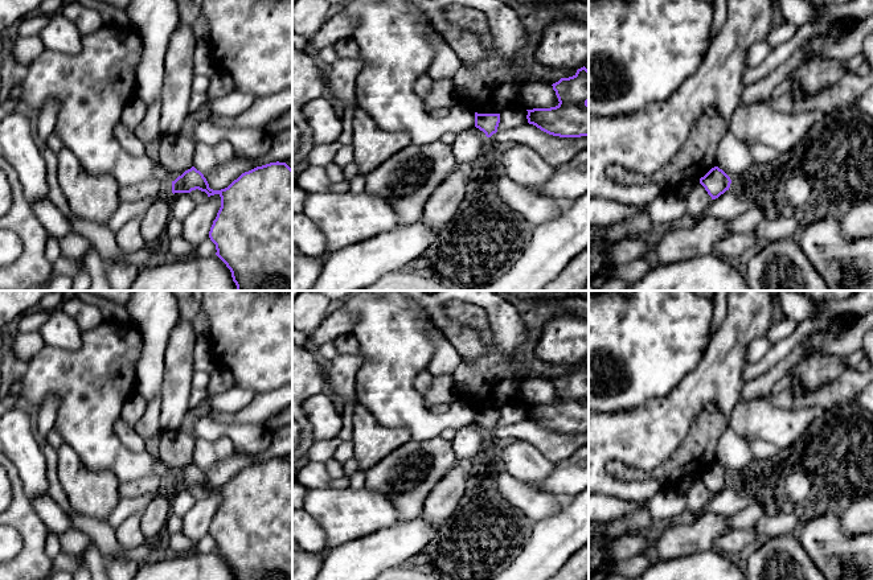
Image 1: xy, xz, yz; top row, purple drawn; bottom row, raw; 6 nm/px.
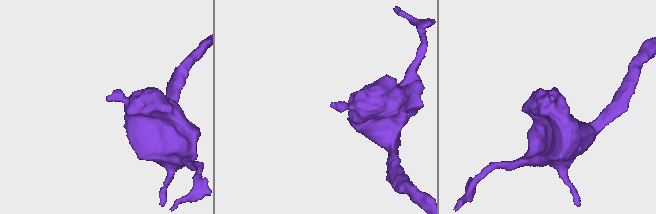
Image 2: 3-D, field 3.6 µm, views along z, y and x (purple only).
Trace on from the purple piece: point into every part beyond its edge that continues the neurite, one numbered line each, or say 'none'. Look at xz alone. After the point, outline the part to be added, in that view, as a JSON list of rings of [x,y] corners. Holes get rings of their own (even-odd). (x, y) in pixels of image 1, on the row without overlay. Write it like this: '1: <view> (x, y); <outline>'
none

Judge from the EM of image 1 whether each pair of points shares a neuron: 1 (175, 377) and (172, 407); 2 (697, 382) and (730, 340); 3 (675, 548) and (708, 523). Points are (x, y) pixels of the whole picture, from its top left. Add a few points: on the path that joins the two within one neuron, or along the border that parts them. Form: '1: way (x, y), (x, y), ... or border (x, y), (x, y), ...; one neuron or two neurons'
1: way (175, 385), (175, 399); one neuron
2: way (708, 371), (726, 350); one neuron
3: way (683, 541), (693, 538), (700, 531); one neuron

